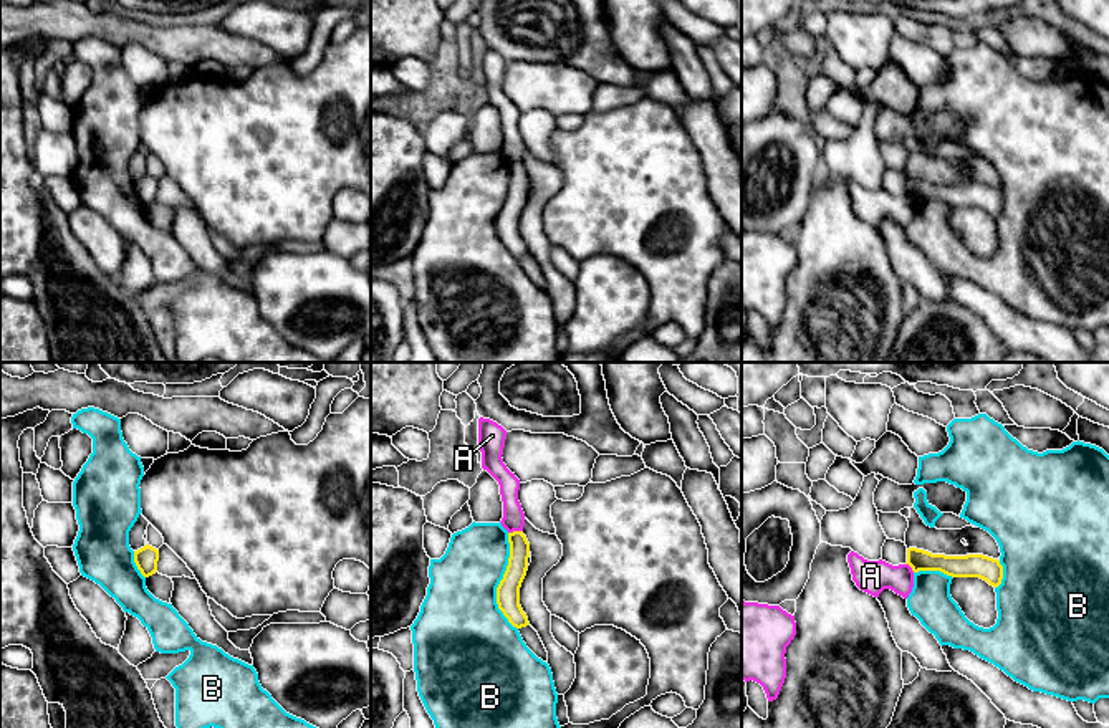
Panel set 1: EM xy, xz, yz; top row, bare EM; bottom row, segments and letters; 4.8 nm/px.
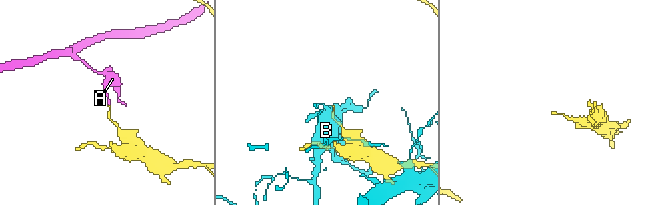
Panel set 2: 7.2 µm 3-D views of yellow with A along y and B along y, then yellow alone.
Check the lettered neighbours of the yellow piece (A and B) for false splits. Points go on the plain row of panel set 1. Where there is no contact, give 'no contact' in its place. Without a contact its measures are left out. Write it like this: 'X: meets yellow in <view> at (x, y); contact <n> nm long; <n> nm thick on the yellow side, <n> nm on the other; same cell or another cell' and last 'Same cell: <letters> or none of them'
A: meets yellow in xz at (515, 161); contact 70 nm long; 100 nm thick on the yellow side, 110 nm on the other; another cell
B: meets yellow in xz at (500, 210); contact 480 nm long; 110 nm thick on the yellow side, 360 nm on the other; another cell
Same cell: none of them

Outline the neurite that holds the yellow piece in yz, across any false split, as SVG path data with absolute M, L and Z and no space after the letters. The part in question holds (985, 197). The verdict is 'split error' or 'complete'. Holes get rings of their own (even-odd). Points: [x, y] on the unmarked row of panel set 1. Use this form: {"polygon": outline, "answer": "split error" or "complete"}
{"polygon": "M909 177L905 194L914 202L940 200L952 207L980 207L993 217L998 217L1003 208L1003 195L1000 190L983 184L945 185Z", "answer": "complete"}

